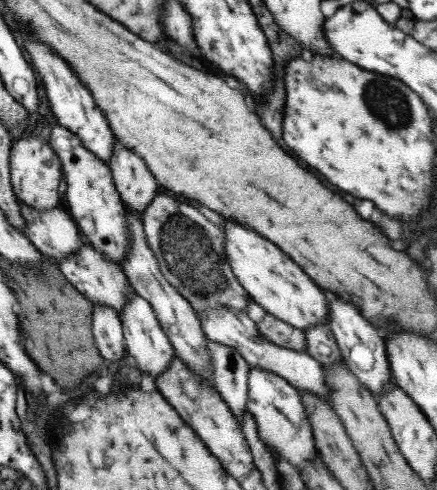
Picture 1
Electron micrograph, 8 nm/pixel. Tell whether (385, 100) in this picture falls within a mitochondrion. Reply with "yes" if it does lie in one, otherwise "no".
yes

